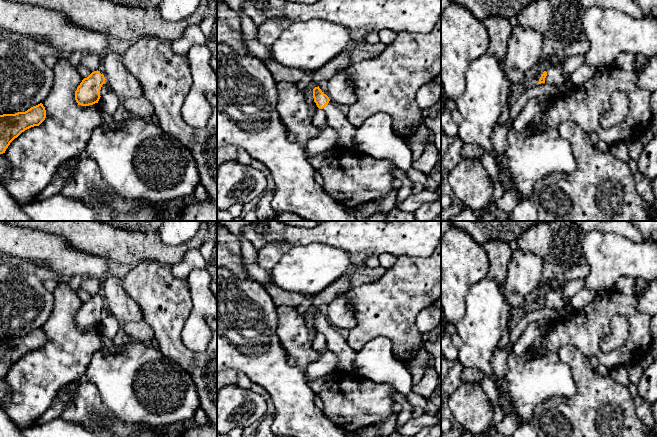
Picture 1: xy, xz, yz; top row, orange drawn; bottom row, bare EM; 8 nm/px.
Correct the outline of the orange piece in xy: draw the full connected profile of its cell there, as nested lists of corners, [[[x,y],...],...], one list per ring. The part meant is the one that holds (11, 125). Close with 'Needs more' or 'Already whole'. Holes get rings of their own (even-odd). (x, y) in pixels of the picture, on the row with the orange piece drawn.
[[[42,103],[25,112],[0,115],[0,154],[5,153],[10,143],[25,130],[39,126],[46,118]]]. Already whole

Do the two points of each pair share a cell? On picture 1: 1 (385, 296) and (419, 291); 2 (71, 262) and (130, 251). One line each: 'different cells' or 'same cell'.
1: same cell
2: different cells

